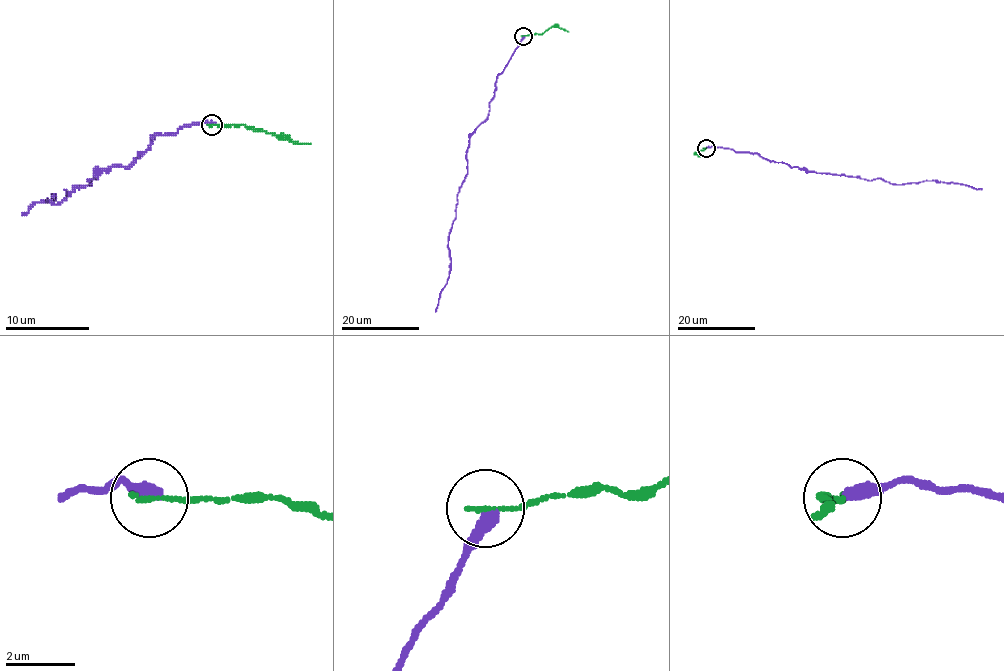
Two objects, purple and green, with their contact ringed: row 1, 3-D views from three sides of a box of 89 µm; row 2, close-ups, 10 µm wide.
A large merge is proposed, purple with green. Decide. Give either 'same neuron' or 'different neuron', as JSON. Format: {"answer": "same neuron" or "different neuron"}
{"answer": "different neuron"}

